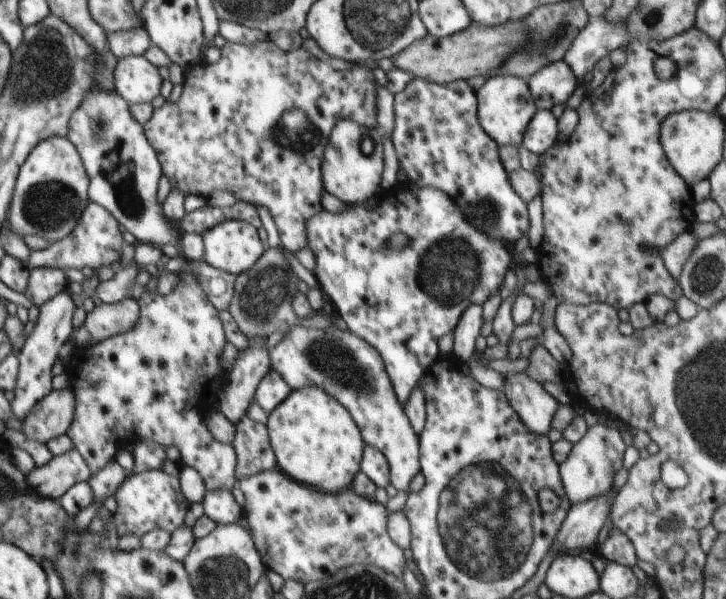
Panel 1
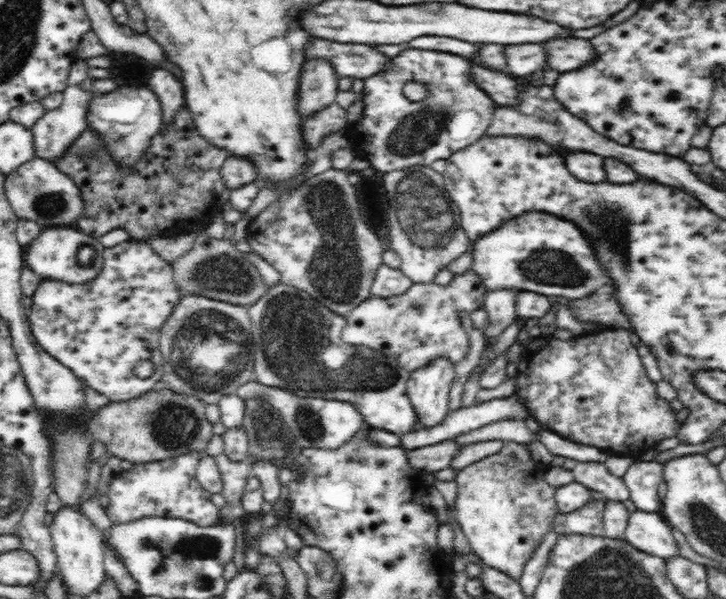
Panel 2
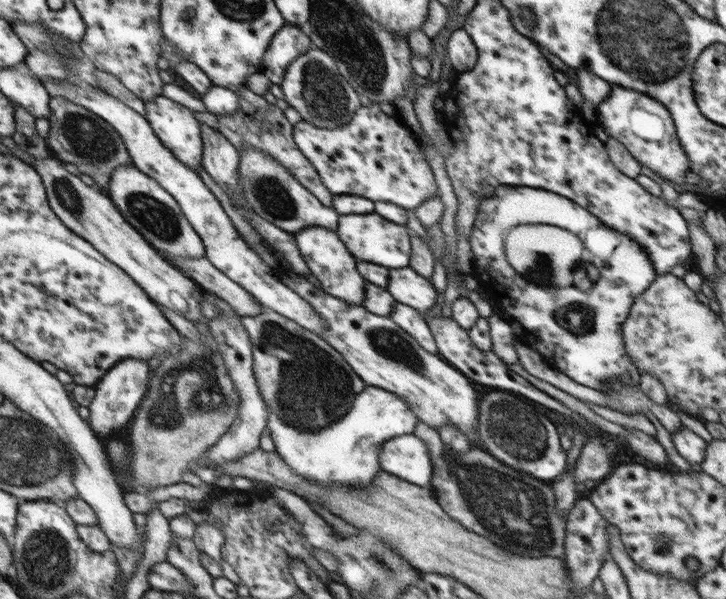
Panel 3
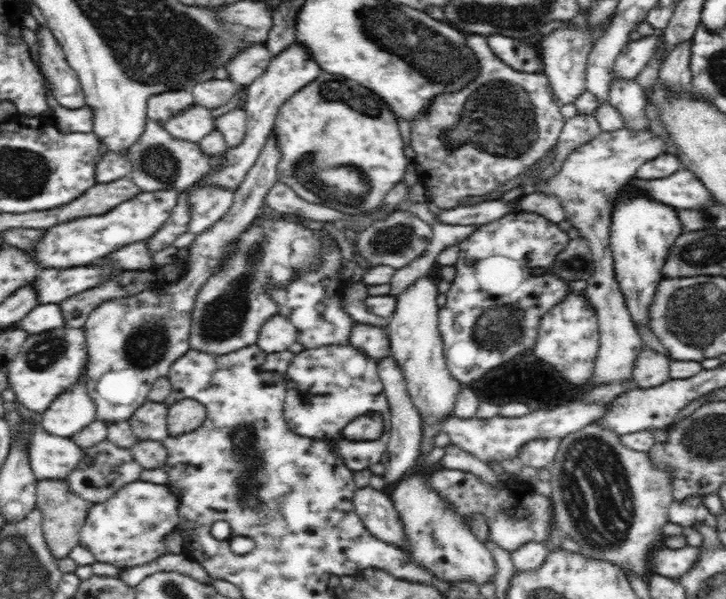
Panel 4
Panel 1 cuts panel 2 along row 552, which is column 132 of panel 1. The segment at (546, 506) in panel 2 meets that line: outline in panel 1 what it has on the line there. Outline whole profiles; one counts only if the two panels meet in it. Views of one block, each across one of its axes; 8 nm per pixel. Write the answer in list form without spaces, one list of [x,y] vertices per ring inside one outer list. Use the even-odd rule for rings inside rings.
[[[163,469],[126,474],[114,498],[116,498],[117,508],[113,516],[118,538],[126,534],[136,534],[138,538],[142,538],[154,529],[163,529],[171,534],[183,526],[190,506],[182,494],[179,478],[164,472]]]

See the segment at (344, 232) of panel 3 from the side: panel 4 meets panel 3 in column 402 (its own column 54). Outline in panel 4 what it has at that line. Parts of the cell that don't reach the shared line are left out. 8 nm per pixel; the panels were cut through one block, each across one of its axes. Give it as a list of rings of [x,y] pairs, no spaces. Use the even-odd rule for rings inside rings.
[[[176,189],[140,193],[134,198],[121,202],[104,215],[81,217],[52,226],[44,232],[44,238],[28,255],[34,257],[40,269],[72,268],[86,266],[105,258],[110,252],[135,242],[150,238],[172,214],[178,204],[179,191]]]

